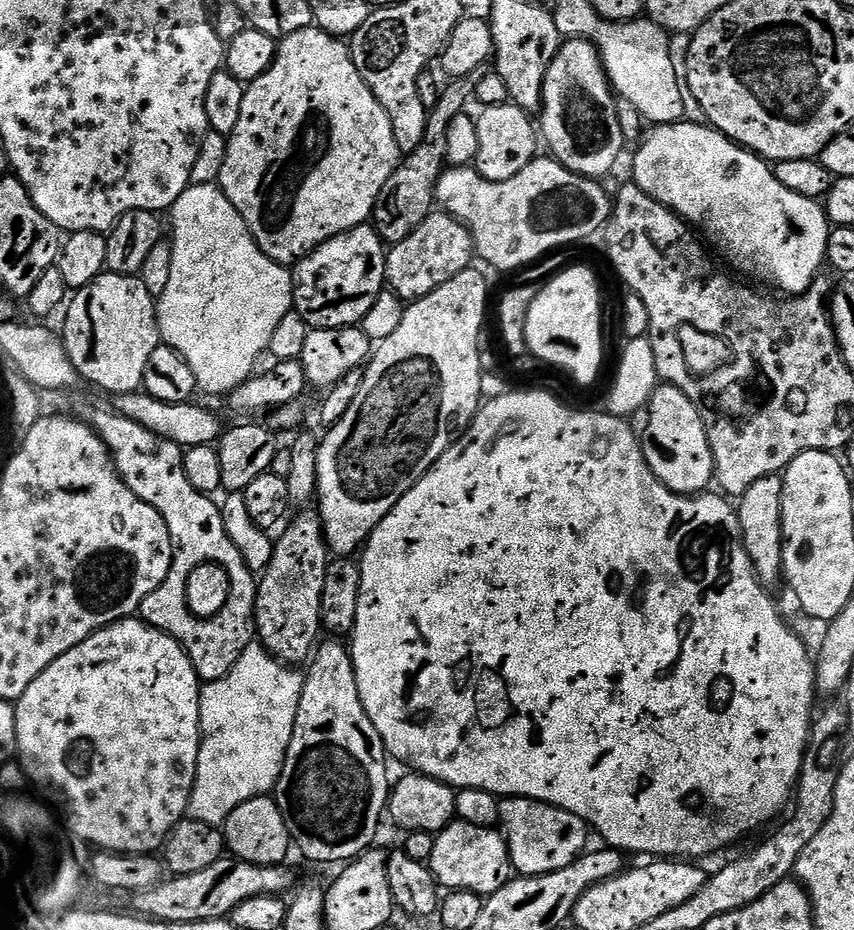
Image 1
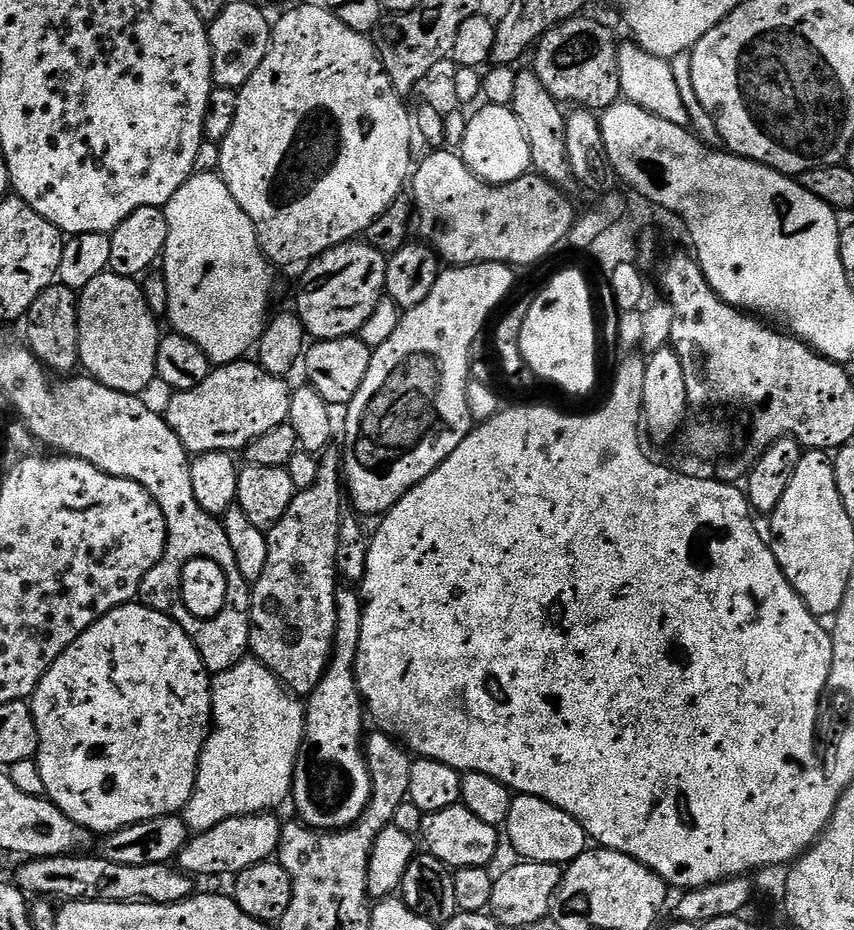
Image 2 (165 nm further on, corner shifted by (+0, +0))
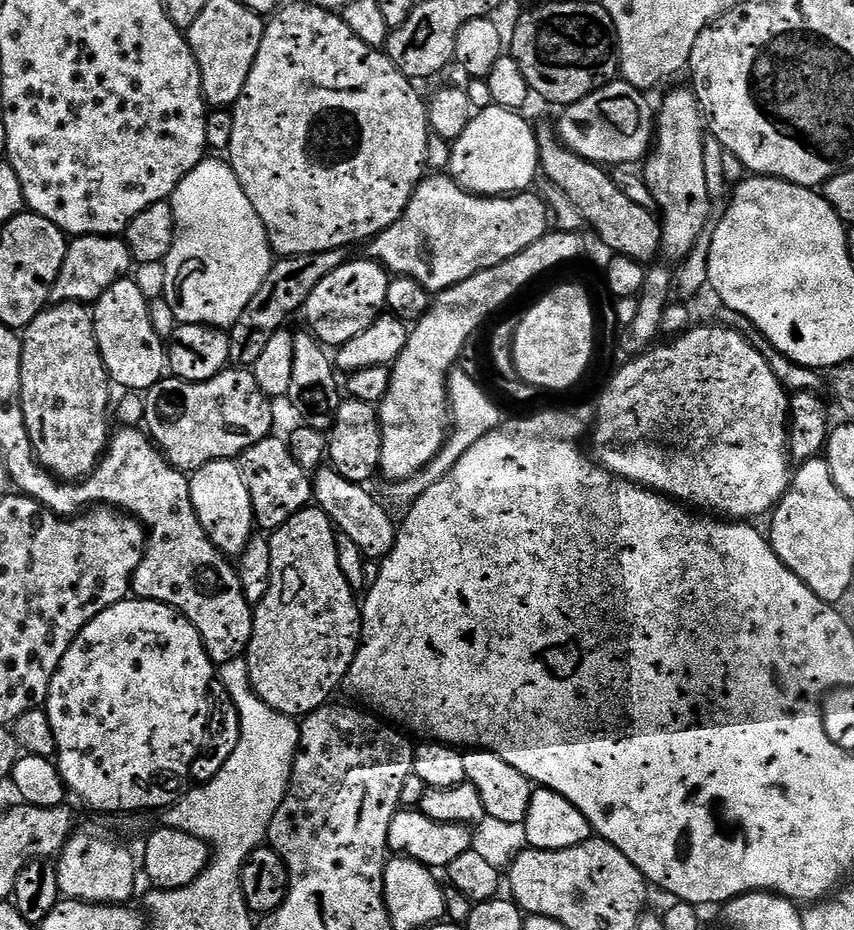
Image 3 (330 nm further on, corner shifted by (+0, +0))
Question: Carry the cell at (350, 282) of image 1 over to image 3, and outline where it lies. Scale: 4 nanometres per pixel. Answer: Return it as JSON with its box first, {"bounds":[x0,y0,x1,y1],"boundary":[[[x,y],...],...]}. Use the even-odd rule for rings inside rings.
{"bounds":[302,258,389,346],"boundary":[[[352,258],[347,264],[326,274],[314,286],[304,304],[302,316],[308,319],[307,327],[325,346],[339,346],[350,342],[354,334],[362,334],[362,330],[370,326],[372,319],[385,311],[389,273],[377,261],[371,258],[363,259]]]}

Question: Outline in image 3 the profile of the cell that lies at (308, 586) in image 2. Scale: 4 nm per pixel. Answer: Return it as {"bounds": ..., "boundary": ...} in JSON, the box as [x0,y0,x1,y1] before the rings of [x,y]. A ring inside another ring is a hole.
{"bounds":[246,506,362,718],"boundary":[[[315,506],[303,508],[301,512],[294,514],[294,518],[287,520],[281,528],[275,529],[268,536],[268,545],[270,546],[270,582],[268,583],[266,594],[260,599],[259,604],[255,605],[252,613],[252,637],[248,643],[246,653],[248,662],[246,679],[252,684],[252,688],[258,694],[258,698],[262,698],[262,702],[266,702],[266,706],[270,706],[276,712],[281,712],[284,716],[303,718],[329,703],[333,699],[332,691],[339,684],[341,687],[345,683],[348,670],[356,657],[356,647],[360,644],[362,608],[358,603],[357,593],[350,586],[350,582],[346,582],[346,574],[342,574],[342,566],[338,562],[338,554],[336,553],[337,543],[338,532],[332,520],[323,510]]]}

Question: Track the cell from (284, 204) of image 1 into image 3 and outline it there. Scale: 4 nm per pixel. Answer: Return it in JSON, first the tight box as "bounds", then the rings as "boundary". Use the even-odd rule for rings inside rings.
{"bounds":[226,2,430,257],"boundary":[[[314,2],[287,4],[265,23],[262,46],[258,46],[258,58],[254,58],[250,78],[246,78],[246,86],[242,86],[242,94],[230,112],[233,133],[226,151],[227,163],[231,164],[242,190],[246,190],[250,206],[258,210],[258,218],[262,218],[268,231],[268,245],[277,257],[318,254],[319,251],[332,251],[336,247],[356,246],[359,240],[367,242],[398,222],[414,190],[425,179],[427,138],[430,133],[425,97],[416,93],[417,85],[392,65],[388,55],[381,49],[366,46],[366,42],[362,42],[362,38],[358,38],[354,30],[346,26],[343,15],[320,8]]]}

